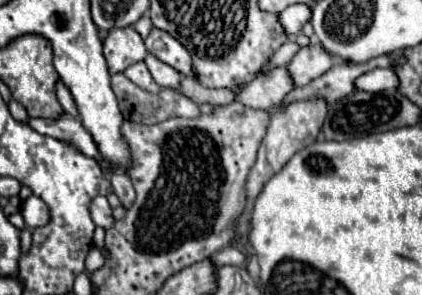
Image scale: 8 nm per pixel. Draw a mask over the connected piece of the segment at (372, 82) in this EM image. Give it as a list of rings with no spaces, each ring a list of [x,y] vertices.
[[[372,69],[368,73],[362,73],[356,79],[356,89],[364,89],[370,93],[380,93],[384,89],[396,89],[398,87],[398,77],[392,69]]]

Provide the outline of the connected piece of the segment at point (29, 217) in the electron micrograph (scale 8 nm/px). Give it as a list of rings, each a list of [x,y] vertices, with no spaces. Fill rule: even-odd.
[[[30,195],[24,203],[22,203],[22,217],[26,221],[28,227],[42,227],[48,223],[50,219],[50,213],[48,213],[48,207],[44,205],[44,201],[36,195]]]

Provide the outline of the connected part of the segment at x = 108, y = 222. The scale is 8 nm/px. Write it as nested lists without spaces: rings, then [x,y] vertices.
[[[96,197],[90,205],[90,213],[92,213],[92,221],[102,227],[102,229],[110,229],[114,225],[114,217],[112,217],[112,207],[108,205],[106,197]]]

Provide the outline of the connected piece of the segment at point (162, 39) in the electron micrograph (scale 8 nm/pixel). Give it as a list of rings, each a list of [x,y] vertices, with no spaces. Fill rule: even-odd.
[[[152,29],[150,35],[144,39],[144,45],[146,45],[148,53],[158,57],[160,61],[168,63],[170,67],[174,67],[176,71],[180,71],[186,77],[194,77],[190,53],[172,35],[164,33],[162,29]]]

